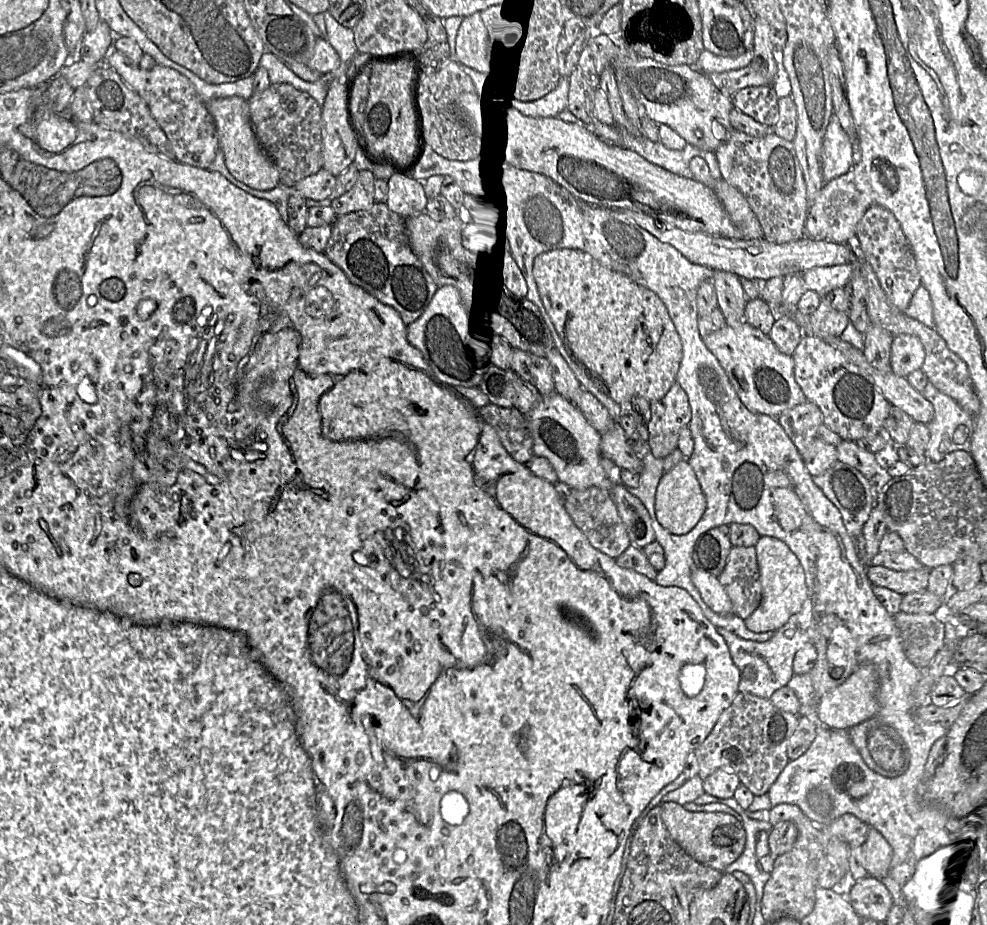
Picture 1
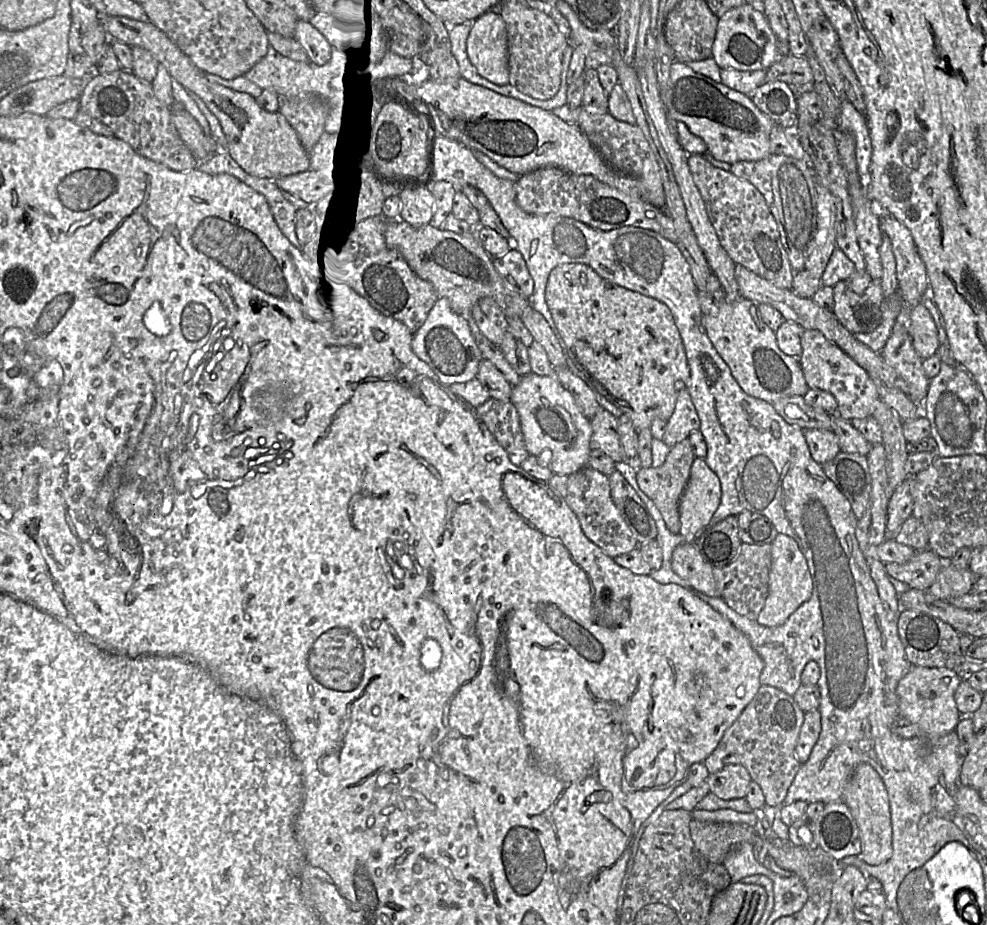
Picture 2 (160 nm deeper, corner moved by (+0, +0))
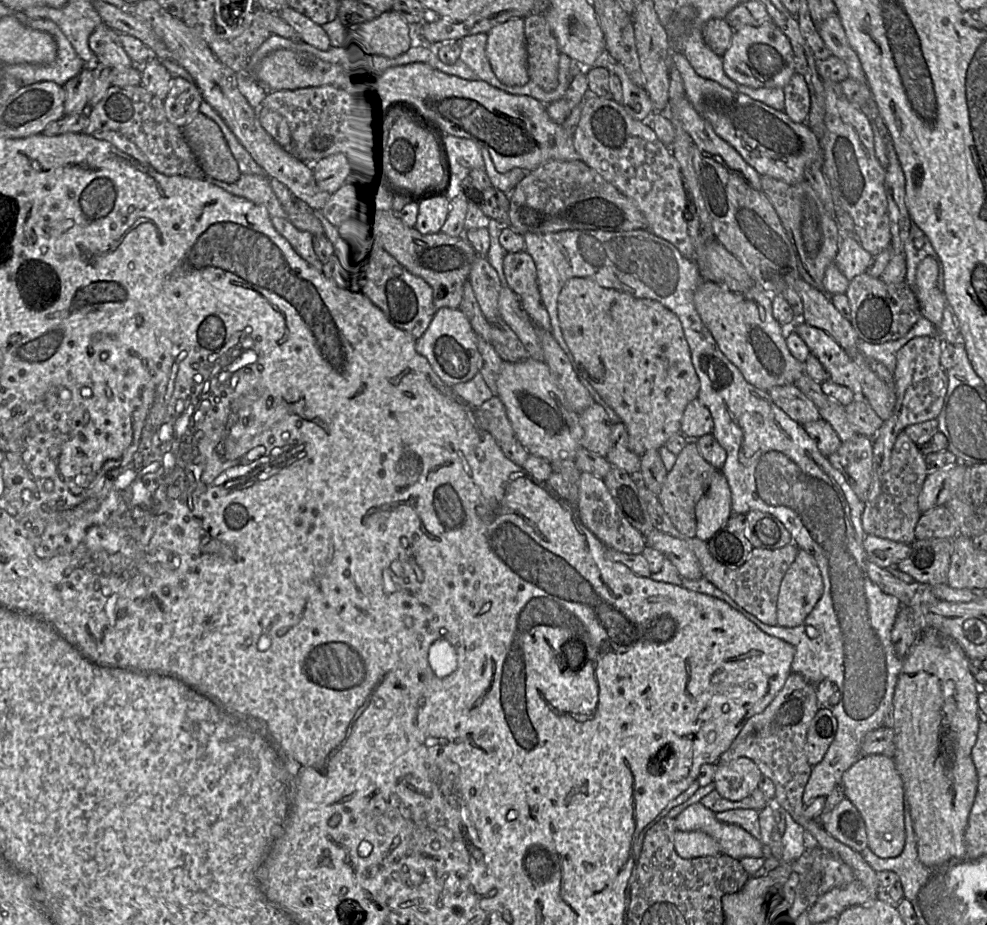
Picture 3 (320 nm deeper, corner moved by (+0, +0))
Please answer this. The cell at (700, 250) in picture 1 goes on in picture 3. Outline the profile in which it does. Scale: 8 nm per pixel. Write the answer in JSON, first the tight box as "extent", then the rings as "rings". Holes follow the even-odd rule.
{"extent":[509,160,648,234],"rings":[[[582,160],[544,162],[531,172],[527,172],[527,175],[509,193],[509,199],[510,227],[521,234],[528,232],[546,234],[562,230],[615,232],[648,228],[646,218],[635,203]]]}

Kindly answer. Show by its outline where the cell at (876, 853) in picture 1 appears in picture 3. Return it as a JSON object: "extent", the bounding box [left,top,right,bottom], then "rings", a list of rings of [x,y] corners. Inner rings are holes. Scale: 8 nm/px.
{"extent":[842,754,905,858],"rings":[[[883,754],[862,756],[843,773],[842,785],[845,797],[854,804],[864,819],[869,849],[880,858],[893,858],[900,855],[905,845],[904,790],[894,760]]]}

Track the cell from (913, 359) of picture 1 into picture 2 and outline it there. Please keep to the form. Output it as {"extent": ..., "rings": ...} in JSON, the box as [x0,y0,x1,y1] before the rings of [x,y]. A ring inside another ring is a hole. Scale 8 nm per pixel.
{"extent":[910,303,941,360],"rings":[[[922,303],[911,311],[910,336],[913,347],[922,360],[936,355],[941,344],[938,330],[931,313]]]}

